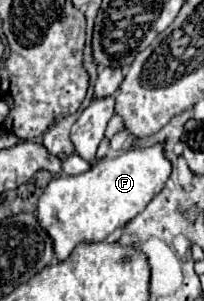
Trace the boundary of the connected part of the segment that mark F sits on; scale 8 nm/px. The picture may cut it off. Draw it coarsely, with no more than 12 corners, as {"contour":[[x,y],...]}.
{"contour":[[129,148],[49,182],[37,204],[65,260],[135,218],[171,174]]}

